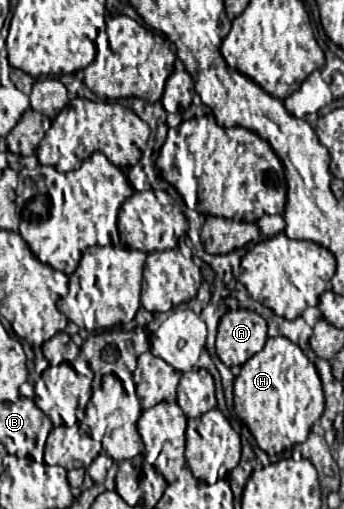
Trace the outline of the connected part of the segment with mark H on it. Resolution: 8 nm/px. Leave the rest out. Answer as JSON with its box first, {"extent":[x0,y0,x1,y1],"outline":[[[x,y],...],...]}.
{"extent":[233,336,325,458],"outline":[[[283,336],[269,338],[265,348],[241,366],[241,372],[235,378],[235,392],[233,394],[235,394],[237,416],[247,424],[247,428],[251,430],[259,448],[263,452],[267,452],[271,458],[293,448],[295,444],[305,442],[309,432],[311,432],[313,422],[319,420],[319,416],[323,414],[323,408],[325,408],[321,380],[319,380],[319,374],[317,374],[313,362],[309,362],[309,358],[301,352],[301,348],[297,344],[293,344],[291,340],[287,340]]]}

